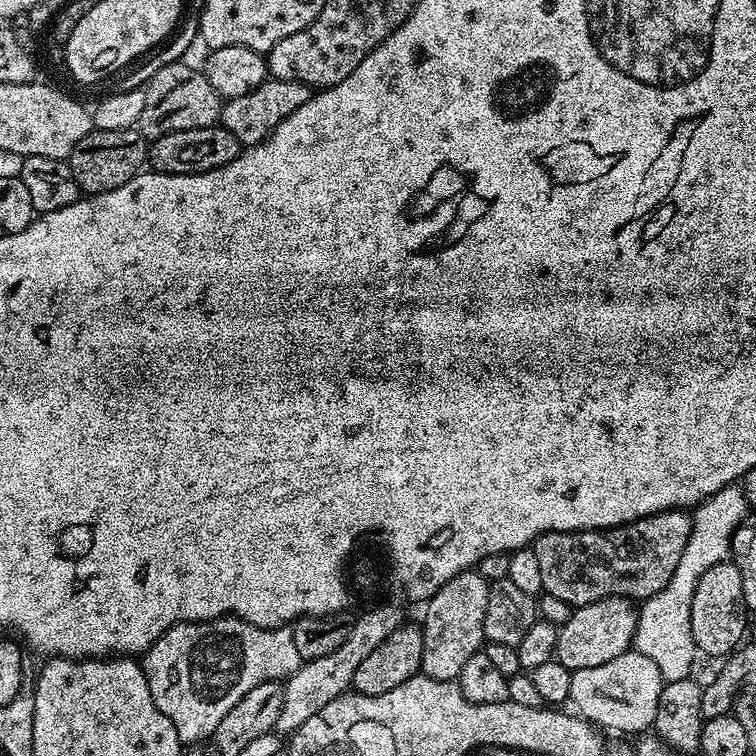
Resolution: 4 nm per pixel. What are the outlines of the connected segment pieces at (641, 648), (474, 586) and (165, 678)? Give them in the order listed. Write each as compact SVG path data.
M739 483L728 484L718 494L710 494L691 513L692 529L686 550L678 558L678 567L670 582L656 596L639 605L636 617L636 633L632 639L635 651L646 654L662 674L666 682L687 680L693 675L692 663L698 657L694 634L690 630L690 606L694 603L694 590L698 590L698 578L710 570L710 566L725 563L732 554L732 535L738 526L749 519L748 499Z
M469 570L450 578L446 586L439 588L426 601L424 612L424 645L420 672L435 680L459 681L462 666L475 652L481 651L486 622L486 601L490 599L490 581L482 578L479 571Z
M219 616L213 620L191 620L166 629L143 653L144 676L154 698L154 706L174 722L181 745L192 746L215 733L218 722L230 714L230 709L254 686L263 680L283 681L292 676L301 666L301 658L294 646L291 627L259 628L239 616Z

